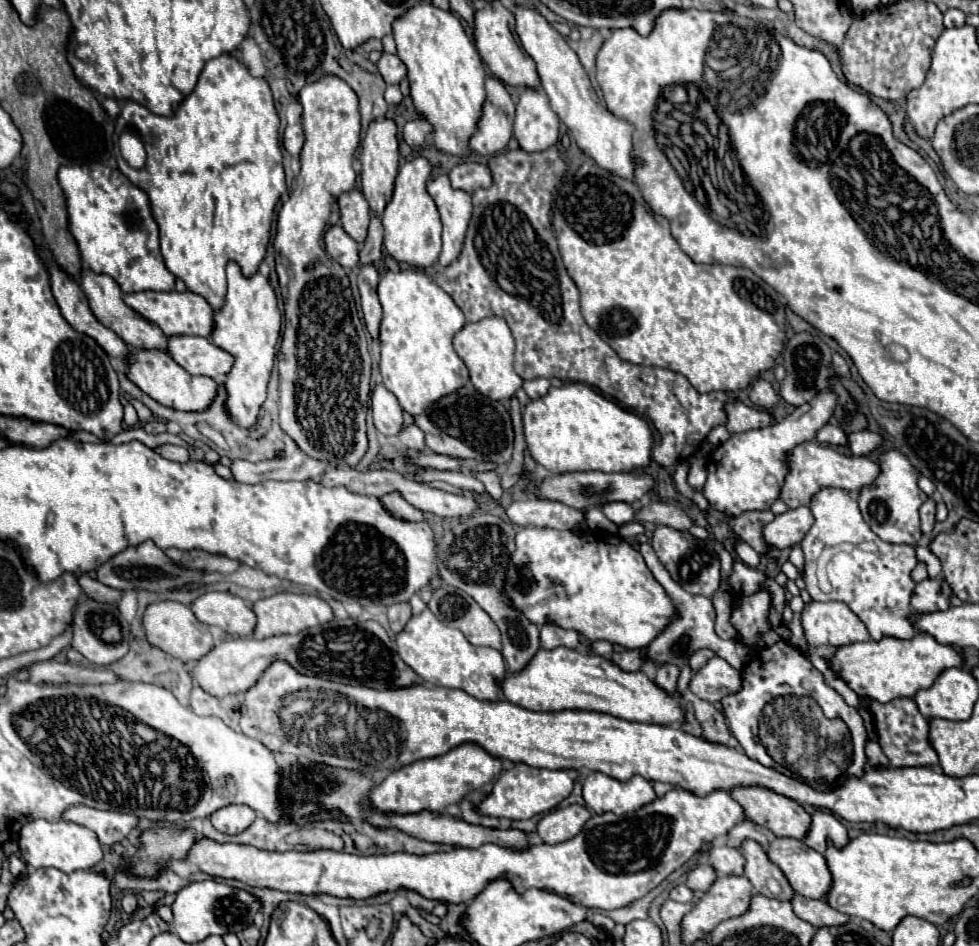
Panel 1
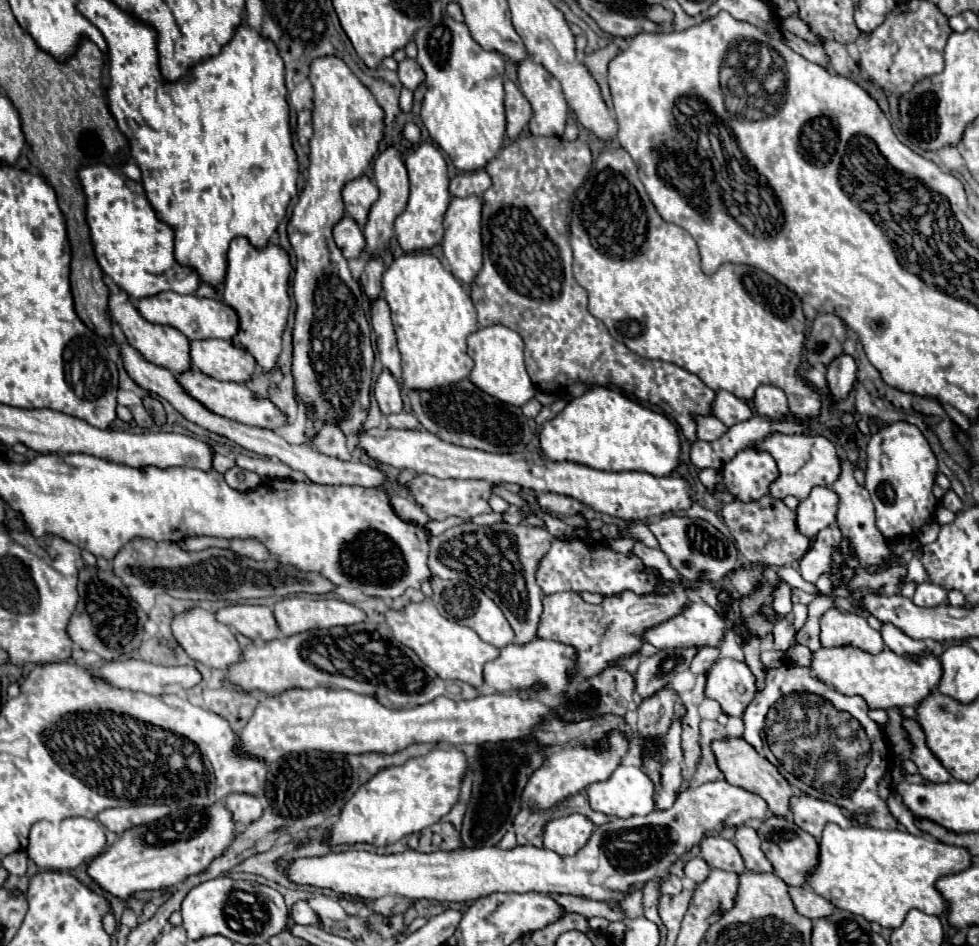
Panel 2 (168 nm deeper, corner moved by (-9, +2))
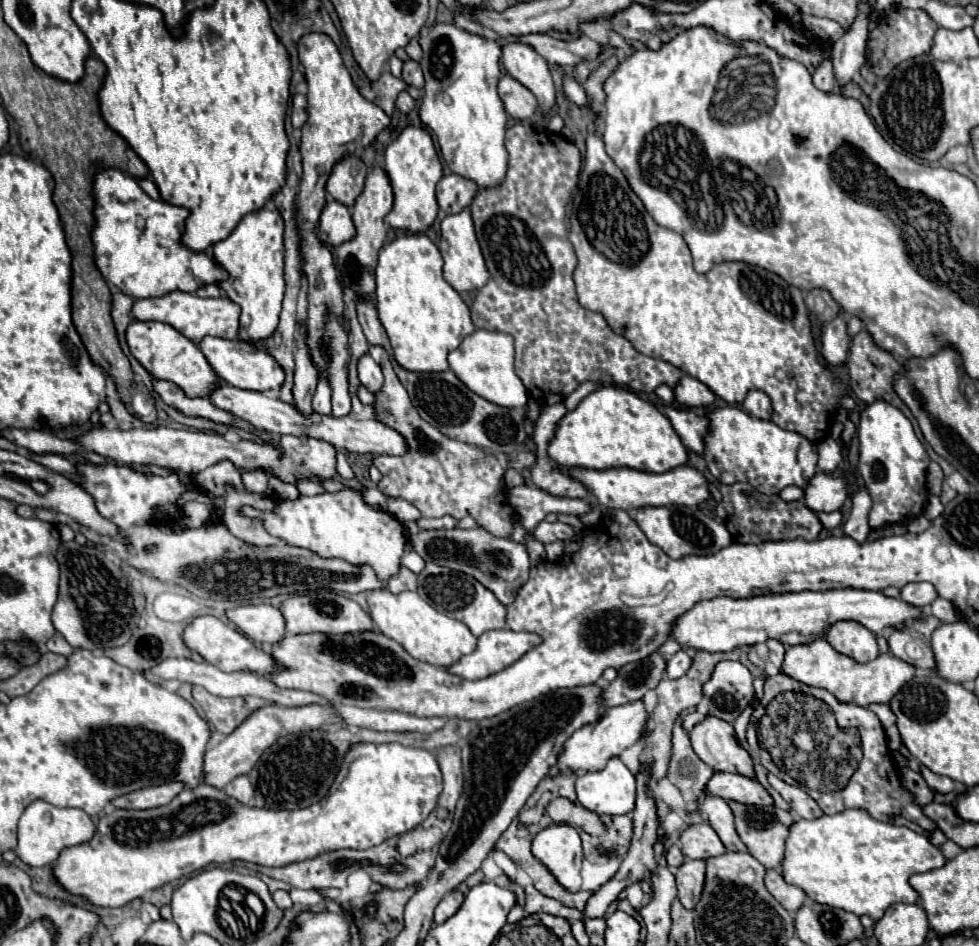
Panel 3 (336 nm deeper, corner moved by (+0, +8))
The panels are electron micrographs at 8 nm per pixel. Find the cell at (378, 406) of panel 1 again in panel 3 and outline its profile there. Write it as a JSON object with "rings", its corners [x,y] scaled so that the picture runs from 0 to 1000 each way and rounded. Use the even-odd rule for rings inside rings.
{"rings":[[[371,374],[367,378],[367,385],[365,385],[365,395],[367,395],[367,402],[369,406],[377,412],[377,414],[385,414],[389,408],[391,408],[391,395],[389,395],[389,387],[377,376],[377,374]]]}

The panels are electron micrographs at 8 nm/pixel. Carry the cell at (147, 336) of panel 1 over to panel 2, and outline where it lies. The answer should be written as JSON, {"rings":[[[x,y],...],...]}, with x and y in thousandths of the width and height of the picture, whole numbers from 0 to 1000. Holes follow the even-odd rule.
{"rings":[[[127,307],[112,313],[110,332],[112,332],[114,340],[118,340],[125,347],[131,364],[137,366],[153,383],[157,383],[157,385],[161,385],[165,389],[172,389],[172,391],[176,391],[180,395],[194,389],[194,362],[192,362],[192,357],[186,351],[182,351],[180,347],[176,347],[176,345],[155,342],[149,336],[145,336],[143,330],[137,326],[133,313]]]}

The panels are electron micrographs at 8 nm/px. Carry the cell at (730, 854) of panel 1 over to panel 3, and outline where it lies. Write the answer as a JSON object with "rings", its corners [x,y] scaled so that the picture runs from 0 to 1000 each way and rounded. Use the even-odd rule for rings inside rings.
{"rings":[[[706,871],[702,877],[696,879],[696,901],[702,907],[726,907],[741,901],[739,890],[730,882],[730,877],[722,871]]]}

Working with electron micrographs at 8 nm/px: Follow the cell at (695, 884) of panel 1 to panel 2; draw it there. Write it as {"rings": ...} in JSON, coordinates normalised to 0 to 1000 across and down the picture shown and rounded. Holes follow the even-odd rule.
{"rings":[[[707,907],[701,915],[699,915],[699,924],[709,930],[711,934],[715,934],[717,930],[721,930],[721,926],[725,924],[725,915],[721,913],[721,909],[717,907]]]}

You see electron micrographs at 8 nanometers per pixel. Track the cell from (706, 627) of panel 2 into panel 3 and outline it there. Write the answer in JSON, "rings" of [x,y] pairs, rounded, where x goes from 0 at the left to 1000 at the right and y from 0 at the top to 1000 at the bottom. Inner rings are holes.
{"rings":[[[843,624],[843,626],[814,626],[814,628],[788,628],[769,632],[730,632],[710,638],[700,651],[696,651],[687,662],[687,674],[696,683],[708,683],[722,689],[745,689],[757,683],[771,683],[783,679],[785,674],[798,681],[814,683],[826,681],[839,674],[851,658],[871,655],[890,668],[900,668],[902,664],[916,664],[926,655],[939,653],[939,643],[924,638],[922,634],[908,632],[902,626],[890,624]]]}

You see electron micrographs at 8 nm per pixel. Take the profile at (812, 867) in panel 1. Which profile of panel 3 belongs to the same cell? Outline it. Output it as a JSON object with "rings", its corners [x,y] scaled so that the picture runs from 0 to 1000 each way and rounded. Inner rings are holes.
{"rings":[[[743,848],[749,856],[749,865],[751,865],[751,875],[755,886],[759,888],[759,892],[763,894],[765,903],[771,905],[781,918],[798,918],[798,909],[800,909],[800,901],[802,901],[802,888],[806,884],[806,873],[810,871],[810,863],[804,856],[798,856],[794,852],[763,852],[757,848]]]}

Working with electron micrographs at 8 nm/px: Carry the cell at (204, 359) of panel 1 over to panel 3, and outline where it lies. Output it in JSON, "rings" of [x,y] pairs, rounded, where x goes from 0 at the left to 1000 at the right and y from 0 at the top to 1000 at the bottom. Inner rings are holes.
{"rings":[[[209,355],[207,362],[203,364],[203,368],[207,370],[213,385],[220,389],[224,400],[240,410],[269,414],[269,412],[285,412],[291,404],[291,391],[281,383],[281,378],[275,372],[260,368],[258,364],[252,364],[246,359],[230,359],[230,357]]]}

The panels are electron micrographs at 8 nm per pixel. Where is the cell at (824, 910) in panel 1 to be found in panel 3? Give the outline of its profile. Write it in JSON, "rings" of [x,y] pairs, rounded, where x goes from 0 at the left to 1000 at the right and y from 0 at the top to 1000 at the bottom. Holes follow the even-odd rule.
{"rings":[[[783,920],[781,924],[781,937],[788,943],[788,947],[804,962],[814,964],[822,956],[822,943],[814,937],[808,937],[800,930],[800,926],[794,920]]]}

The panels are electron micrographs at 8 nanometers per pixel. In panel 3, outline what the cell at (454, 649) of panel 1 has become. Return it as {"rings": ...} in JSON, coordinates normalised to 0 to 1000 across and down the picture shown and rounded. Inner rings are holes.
{"rings":[[[377,624],[375,638],[385,666],[410,681],[422,696],[430,700],[457,706],[487,685],[487,672],[483,672],[473,658],[446,647],[426,626],[408,626],[403,630],[397,624]]]}

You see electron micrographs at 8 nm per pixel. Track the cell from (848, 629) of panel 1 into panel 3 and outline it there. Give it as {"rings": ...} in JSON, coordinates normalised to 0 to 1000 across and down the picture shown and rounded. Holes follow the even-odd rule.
{"rings":[[[855,658],[843,668],[843,677],[859,691],[882,702],[898,693],[892,668],[875,658]]]}

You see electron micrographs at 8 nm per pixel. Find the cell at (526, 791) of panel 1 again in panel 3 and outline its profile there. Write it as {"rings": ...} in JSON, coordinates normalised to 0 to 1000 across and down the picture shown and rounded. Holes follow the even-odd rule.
{"rings":[[[657,740],[651,742],[642,742],[636,746],[628,746],[628,748],[620,748],[614,759],[602,767],[596,767],[593,772],[589,772],[579,784],[577,784],[577,795],[571,799],[569,810],[573,816],[610,816],[616,814],[620,803],[626,799],[632,799],[638,791],[647,789],[659,774],[659,763],[661,763],[663,755],[659,751]]]}

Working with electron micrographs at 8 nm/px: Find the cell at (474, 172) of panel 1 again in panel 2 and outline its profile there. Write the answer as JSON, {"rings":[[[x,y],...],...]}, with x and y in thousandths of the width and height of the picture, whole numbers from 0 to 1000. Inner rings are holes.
{"rings":[[[484,180],[484,182],[474,182],[468,184],[460,190],[460,205],[462,207],[480,207],[486,205],[490,207],[494,201],[498,201],[503,195],[503,188],[498,186],[496,180]]]}

